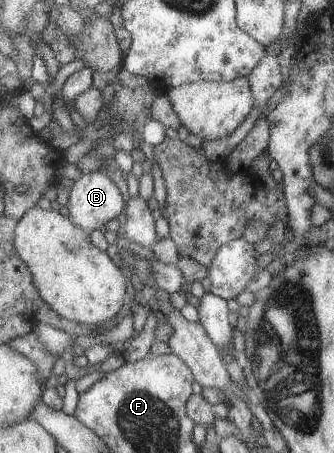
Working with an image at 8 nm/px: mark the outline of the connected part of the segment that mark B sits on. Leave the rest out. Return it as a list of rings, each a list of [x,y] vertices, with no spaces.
[[[102,171],[80,176],[69,191],[67,211],[71,221],[90,234],[125,211],[118,185]]]

